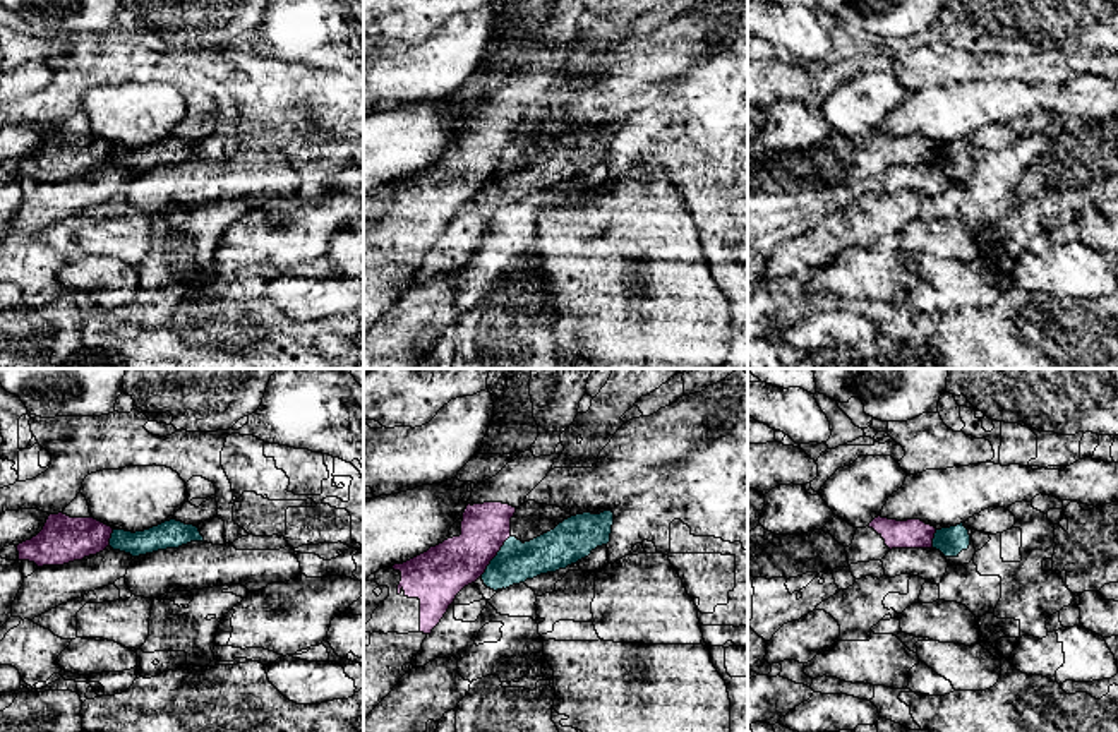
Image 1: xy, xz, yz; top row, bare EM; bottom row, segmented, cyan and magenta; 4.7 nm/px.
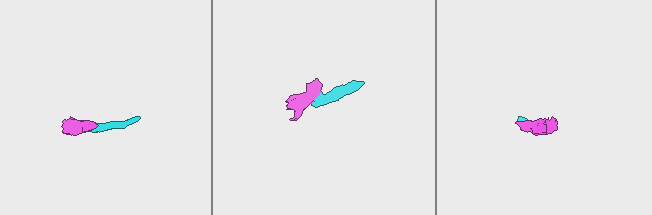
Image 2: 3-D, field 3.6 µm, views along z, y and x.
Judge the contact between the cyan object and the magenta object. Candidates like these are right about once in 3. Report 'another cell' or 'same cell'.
another cell

